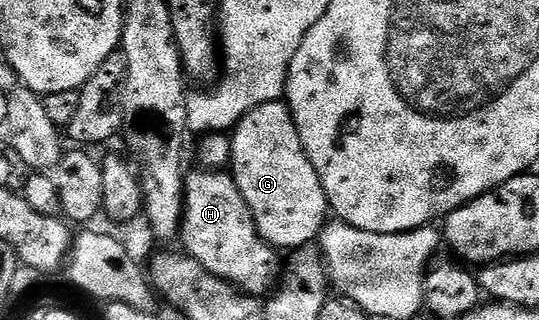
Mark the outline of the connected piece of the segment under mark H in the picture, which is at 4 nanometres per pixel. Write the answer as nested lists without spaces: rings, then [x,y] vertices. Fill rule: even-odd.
[[[224,169],[189,170],[184,176],[184,221],[180,224],[183,250],[202,269],[225,279],[247,295],[267,296],[282,278],[282,255],[262,238],[246,197]]]

